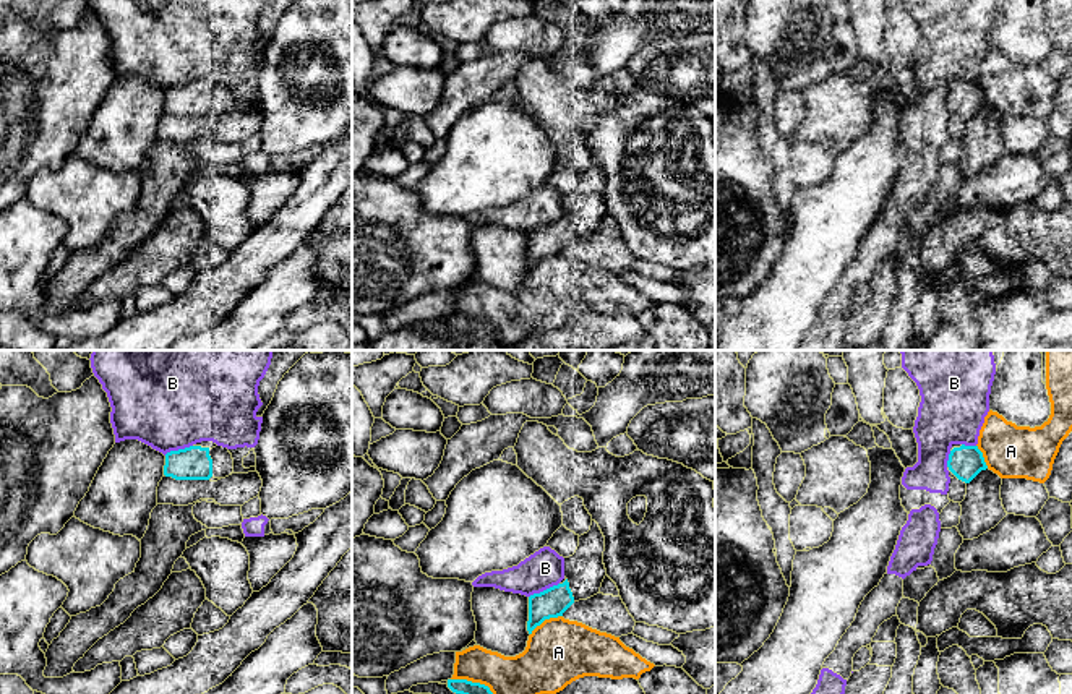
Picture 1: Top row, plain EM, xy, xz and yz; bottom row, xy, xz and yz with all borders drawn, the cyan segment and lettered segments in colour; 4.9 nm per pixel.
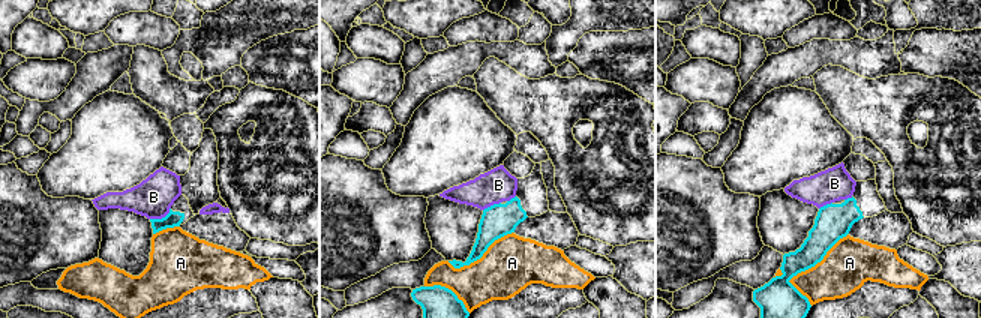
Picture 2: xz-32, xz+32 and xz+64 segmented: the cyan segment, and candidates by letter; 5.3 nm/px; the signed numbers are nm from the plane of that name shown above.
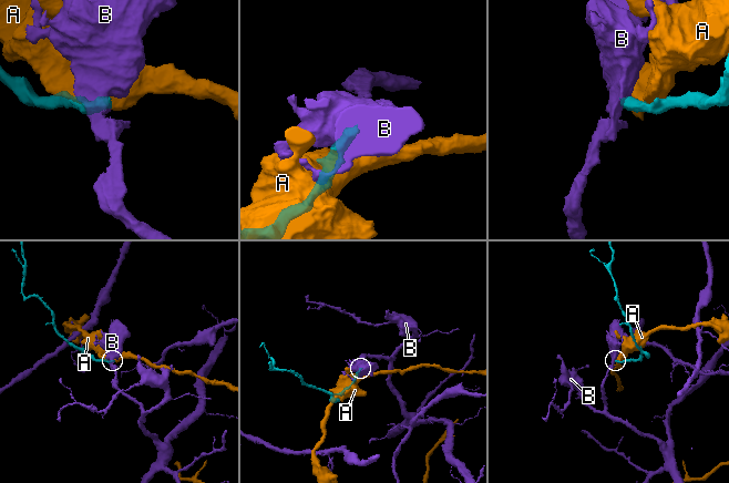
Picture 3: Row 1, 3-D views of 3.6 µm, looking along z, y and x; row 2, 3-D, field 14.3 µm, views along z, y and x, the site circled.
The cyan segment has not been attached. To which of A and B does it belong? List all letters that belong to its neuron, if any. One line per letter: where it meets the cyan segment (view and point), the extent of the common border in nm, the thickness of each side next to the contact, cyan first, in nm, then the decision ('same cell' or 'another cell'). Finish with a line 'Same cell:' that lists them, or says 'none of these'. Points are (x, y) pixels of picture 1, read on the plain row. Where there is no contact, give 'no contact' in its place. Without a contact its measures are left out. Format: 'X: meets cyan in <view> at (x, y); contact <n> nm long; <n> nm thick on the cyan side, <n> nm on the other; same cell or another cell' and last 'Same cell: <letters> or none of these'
A: meets cyan in xz at (545, 255); contact 190 nm long; 150 nm thick on the cyan side, 320 nm on the other; another cell
B: meets cyan in xz at (544, 227); contact 170 nm long; 150 nm thick on the cyan side, 190 nm on the other; another cell
Same cell: none of these

